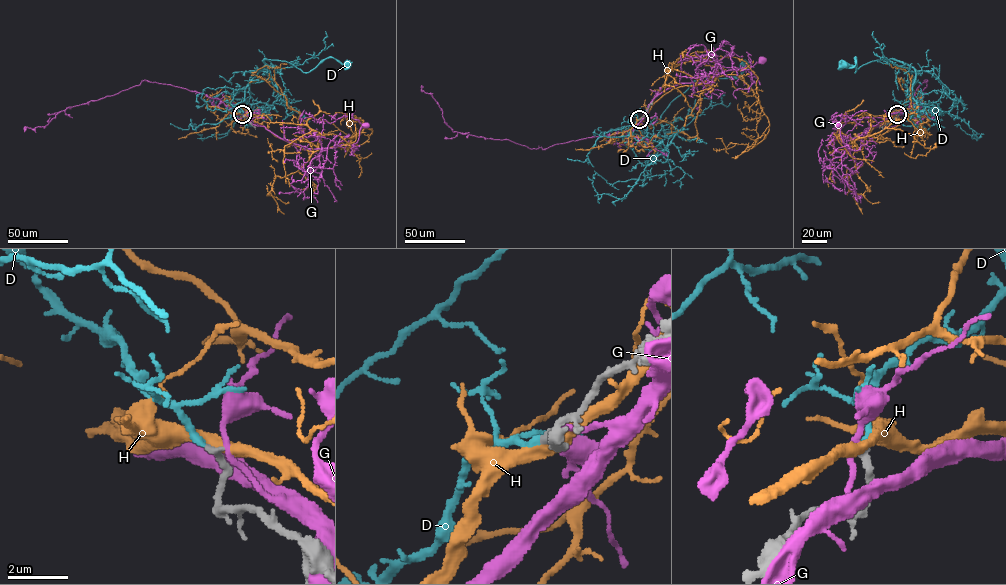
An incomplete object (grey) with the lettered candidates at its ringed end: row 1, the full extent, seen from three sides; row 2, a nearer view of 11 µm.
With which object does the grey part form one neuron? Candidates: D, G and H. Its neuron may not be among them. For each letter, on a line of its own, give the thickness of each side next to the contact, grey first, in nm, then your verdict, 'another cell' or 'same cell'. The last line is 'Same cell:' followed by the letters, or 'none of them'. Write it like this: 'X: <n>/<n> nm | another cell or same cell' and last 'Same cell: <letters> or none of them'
D: 280/240 nm | same cell
G: 280/180 nm | another cell
H: 300/400 nm | another cell
Same cell: D

